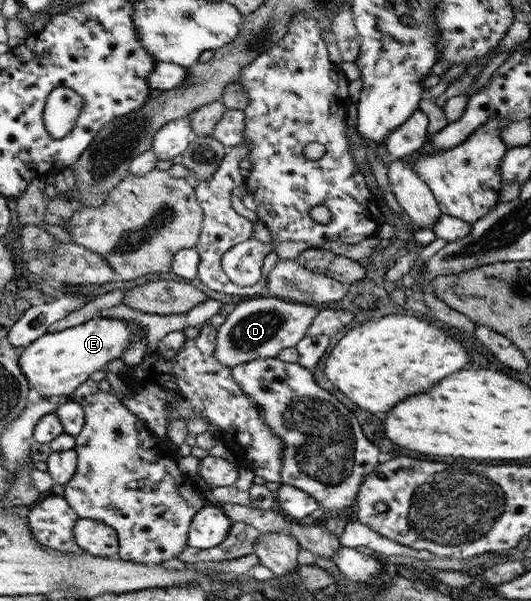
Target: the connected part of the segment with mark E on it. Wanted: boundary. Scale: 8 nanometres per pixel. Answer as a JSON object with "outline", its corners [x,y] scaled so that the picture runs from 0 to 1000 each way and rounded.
{"outline":[[[177,529],[137,546],[87,554],[38,581],[34,609],[55,647],[70,649],[77,662],[137,662],[137,651],[156,639],[175,617],[194,616],[209,597],[224,596],[250,557],[271,559],[258,539],[218,529]]]}

